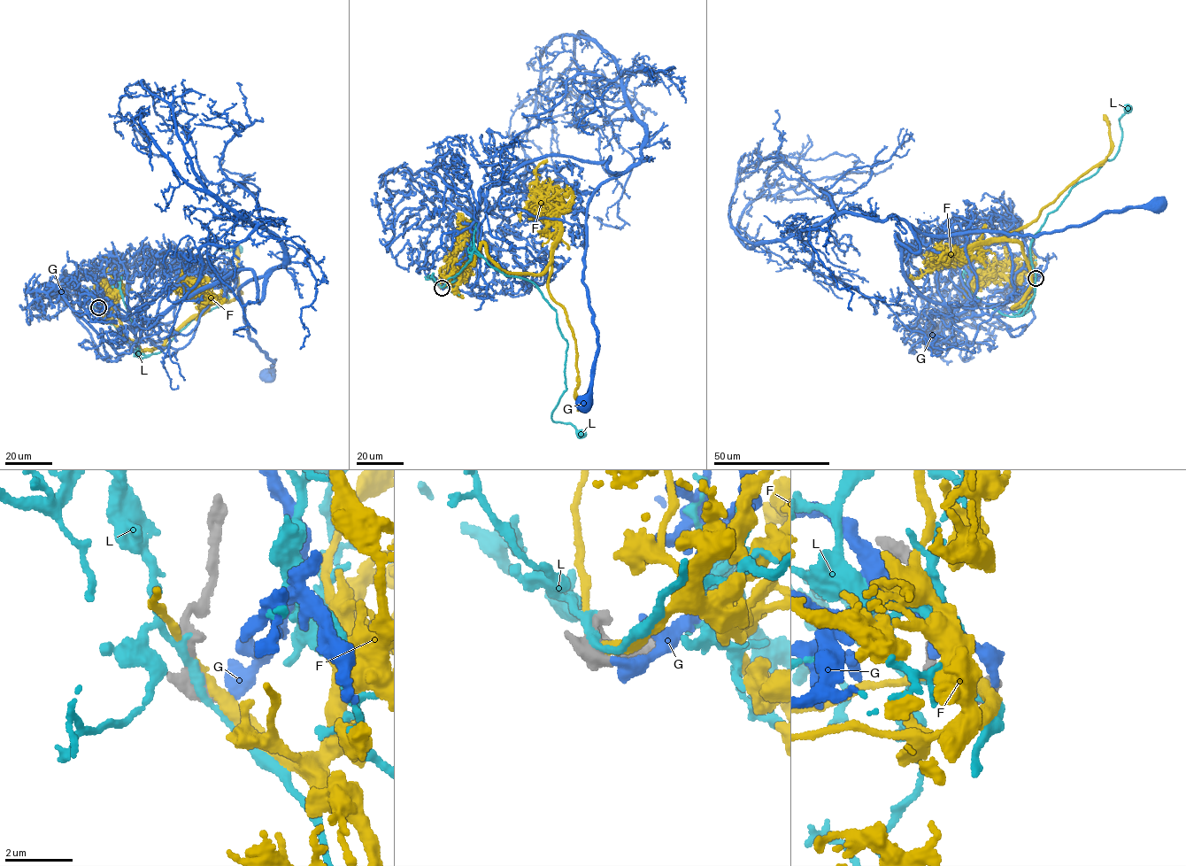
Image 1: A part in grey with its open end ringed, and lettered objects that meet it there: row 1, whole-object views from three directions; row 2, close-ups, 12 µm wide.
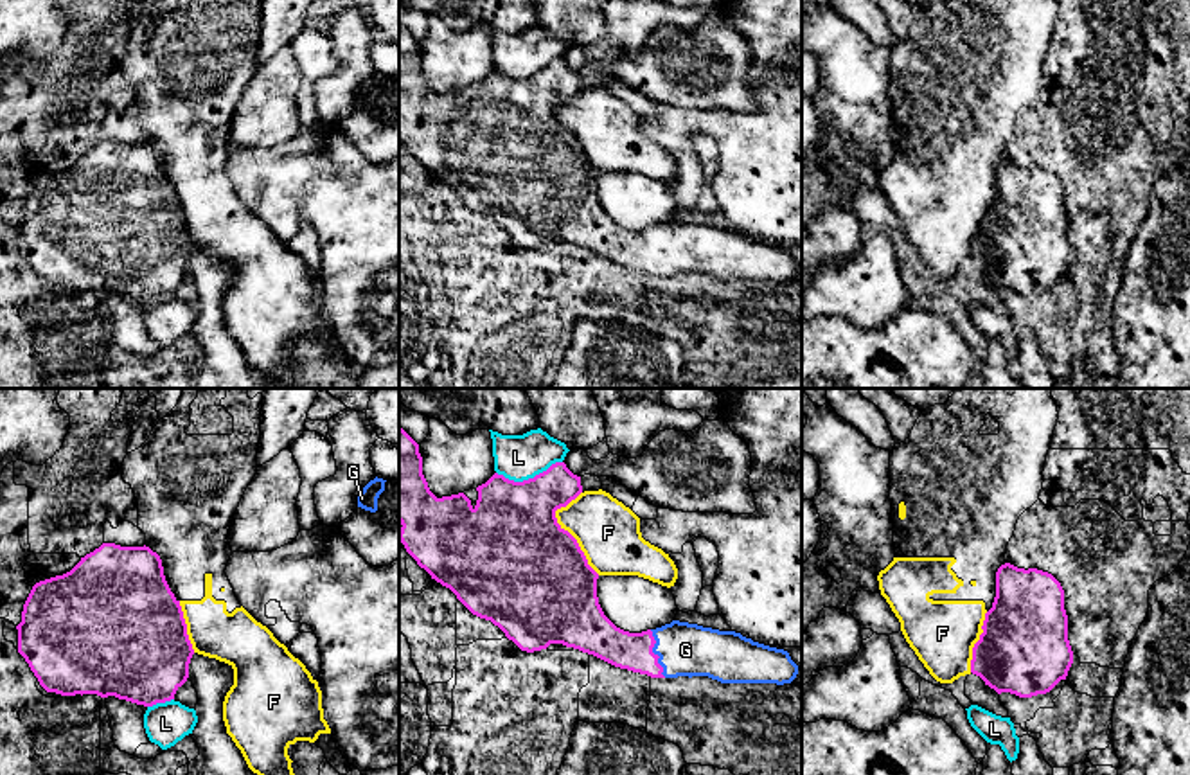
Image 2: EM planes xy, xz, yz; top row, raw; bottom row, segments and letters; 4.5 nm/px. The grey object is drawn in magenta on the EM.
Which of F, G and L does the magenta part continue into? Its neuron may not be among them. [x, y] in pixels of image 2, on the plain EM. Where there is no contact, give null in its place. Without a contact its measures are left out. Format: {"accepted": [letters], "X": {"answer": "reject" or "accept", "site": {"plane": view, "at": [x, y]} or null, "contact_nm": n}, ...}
{"accepted": ["G"], "F": {"answer": "reject", "site": {"plane": "xz", "at": [567, 128]}, "contact_nm": 380}, "G": {"answer": "accept", "site": {"plane": "xz", "at": [653, 250]}, "contact_nm": 220}, "L": {"answer": "reject", "site": {"plane": "xz", "at": [529, 76]}, "contact_nm": 300}}

